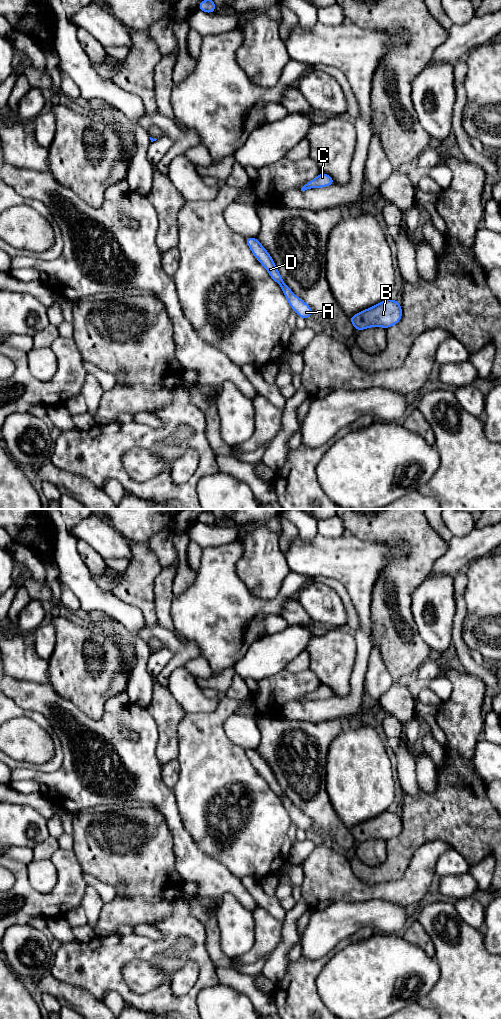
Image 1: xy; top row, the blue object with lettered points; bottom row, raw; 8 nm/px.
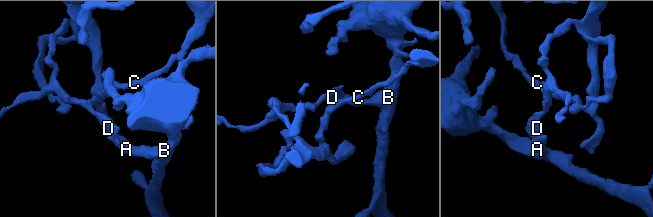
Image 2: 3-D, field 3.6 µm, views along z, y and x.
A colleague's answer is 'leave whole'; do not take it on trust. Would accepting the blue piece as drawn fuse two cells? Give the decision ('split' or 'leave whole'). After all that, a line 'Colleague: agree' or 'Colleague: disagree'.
split
Colleague: disagree

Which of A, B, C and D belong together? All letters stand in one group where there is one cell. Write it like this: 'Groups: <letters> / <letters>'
Groups: A B / C D

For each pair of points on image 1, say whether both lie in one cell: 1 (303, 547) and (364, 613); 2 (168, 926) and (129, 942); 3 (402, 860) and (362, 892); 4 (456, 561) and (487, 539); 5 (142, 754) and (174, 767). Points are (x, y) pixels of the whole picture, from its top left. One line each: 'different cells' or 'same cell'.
1: same cell
2: same cell
3: different cells
4: same cell
5: different cells

